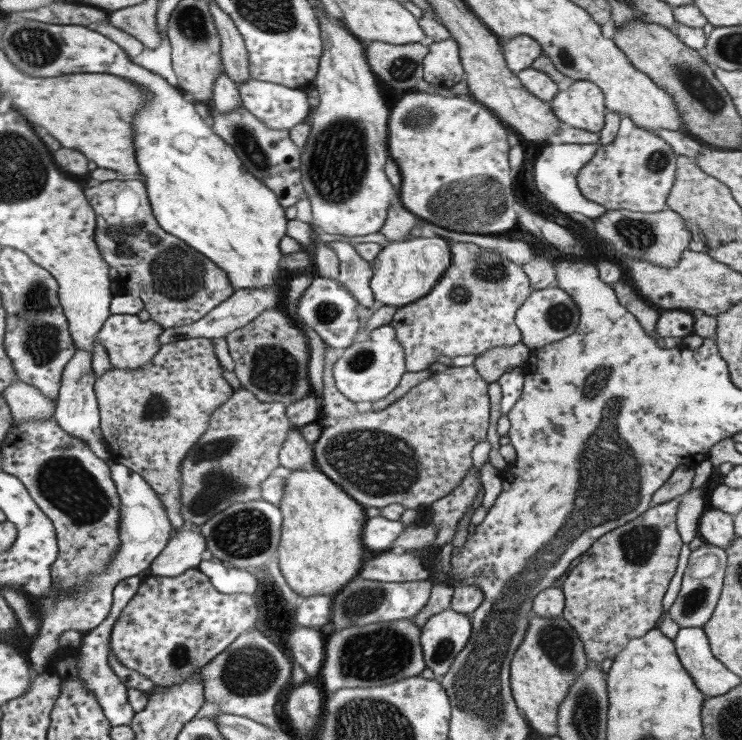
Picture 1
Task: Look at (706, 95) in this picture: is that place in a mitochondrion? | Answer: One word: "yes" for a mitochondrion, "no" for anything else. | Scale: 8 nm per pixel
yes

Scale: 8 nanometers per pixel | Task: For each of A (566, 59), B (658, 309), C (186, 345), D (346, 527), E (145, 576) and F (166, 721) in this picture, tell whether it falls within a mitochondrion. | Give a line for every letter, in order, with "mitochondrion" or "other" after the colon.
A: mitochondrion
B: other
C: other
D: other
E: other
F: other

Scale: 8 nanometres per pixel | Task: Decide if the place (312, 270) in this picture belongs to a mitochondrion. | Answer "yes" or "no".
no

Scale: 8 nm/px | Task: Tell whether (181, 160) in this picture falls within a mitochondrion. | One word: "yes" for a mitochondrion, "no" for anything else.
no

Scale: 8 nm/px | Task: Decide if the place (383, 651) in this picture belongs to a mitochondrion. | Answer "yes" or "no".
yes

